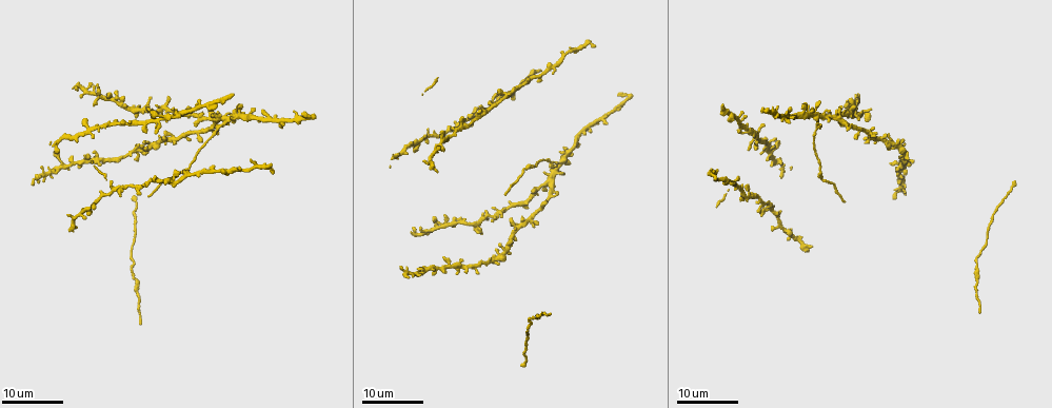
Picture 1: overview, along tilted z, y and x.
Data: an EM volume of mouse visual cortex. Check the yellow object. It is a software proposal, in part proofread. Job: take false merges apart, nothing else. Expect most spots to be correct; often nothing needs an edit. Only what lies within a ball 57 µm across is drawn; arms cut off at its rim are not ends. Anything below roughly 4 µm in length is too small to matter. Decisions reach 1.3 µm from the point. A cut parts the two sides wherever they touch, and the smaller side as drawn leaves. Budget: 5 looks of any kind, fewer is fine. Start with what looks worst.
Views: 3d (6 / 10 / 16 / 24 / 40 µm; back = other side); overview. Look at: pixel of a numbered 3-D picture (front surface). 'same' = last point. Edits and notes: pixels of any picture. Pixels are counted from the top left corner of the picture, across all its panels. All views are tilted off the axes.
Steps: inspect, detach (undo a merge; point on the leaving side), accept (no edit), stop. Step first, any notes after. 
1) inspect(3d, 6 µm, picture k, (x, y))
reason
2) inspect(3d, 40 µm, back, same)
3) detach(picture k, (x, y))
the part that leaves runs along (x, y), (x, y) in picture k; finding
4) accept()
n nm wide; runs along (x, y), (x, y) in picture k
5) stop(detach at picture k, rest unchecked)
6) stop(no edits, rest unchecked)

inspect(3d, 24 µm, picture 1, (148, 183))
three-way junction

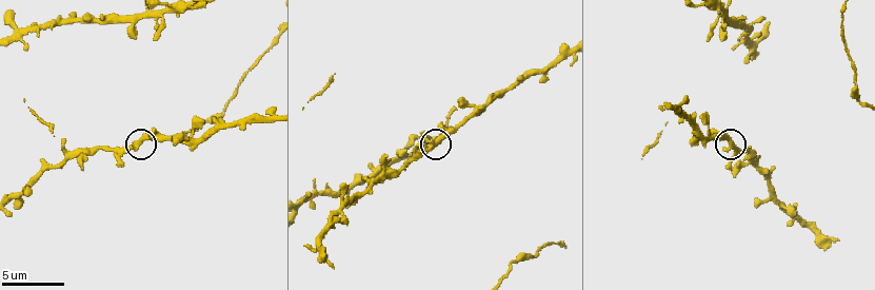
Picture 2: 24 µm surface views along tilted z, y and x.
inspect(3d, 10 µm, picture 2, (144, 138))

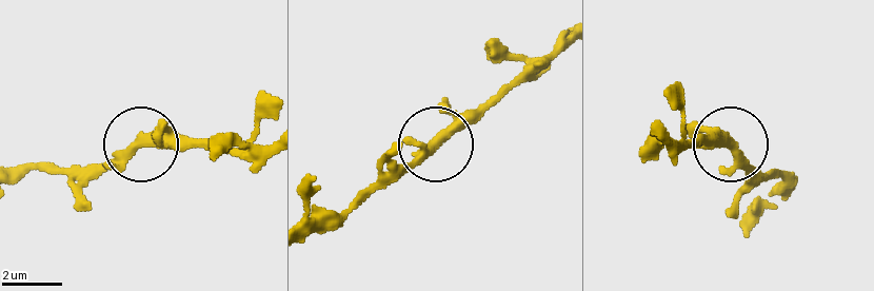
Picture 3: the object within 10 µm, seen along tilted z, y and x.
accept()
3 arms; all the same cell

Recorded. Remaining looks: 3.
inspect(3d, 24 µm, picture 1, (438, 222))
a narrow waist

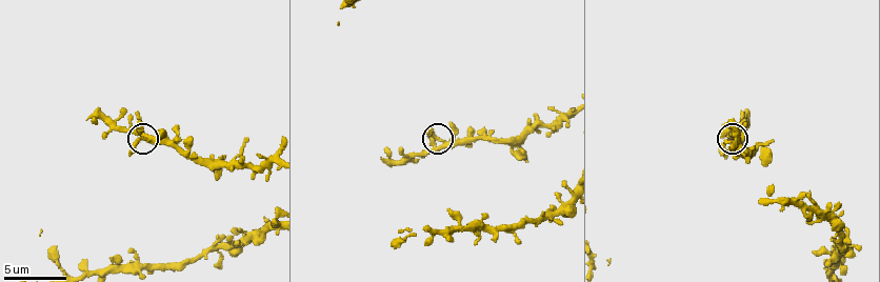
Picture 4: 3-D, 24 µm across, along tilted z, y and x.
inspect(3d, 10 µm, picture 4, (436, 140))
zoom in

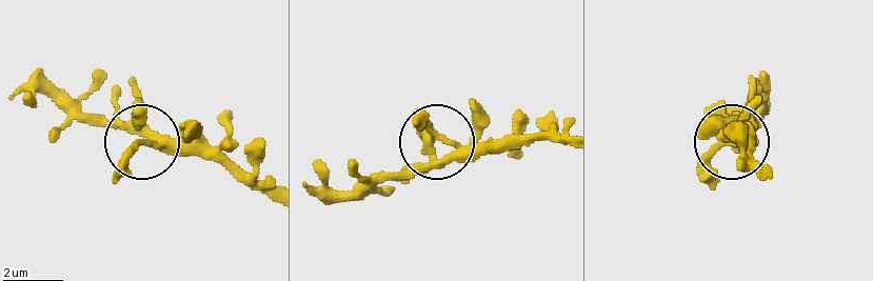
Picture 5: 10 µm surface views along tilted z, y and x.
accept()
240 nm wide; runs along (561, 138), (495, 147), (435, 141), (421, 163), (365, 176) in picture 5; all the same cell

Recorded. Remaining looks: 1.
stop(no edits, rest unchecked)

